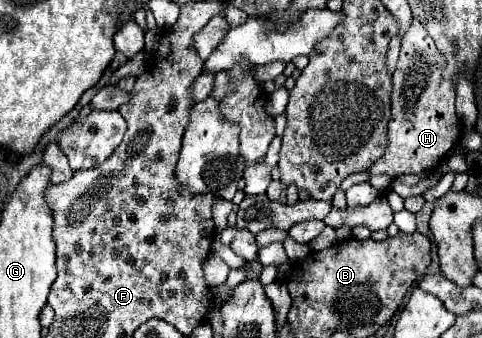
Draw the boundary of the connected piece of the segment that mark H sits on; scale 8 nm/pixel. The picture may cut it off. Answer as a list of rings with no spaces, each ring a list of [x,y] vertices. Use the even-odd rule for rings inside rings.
[[[414,21],[402,39],[398,67],[392,75],[394,87],[390,95],[388,145],[383,156],[370,168],[371,175],[387,174],[392,179],[400,175],[420,175],[430,167],[436,167],[446,153],[454,149],[462,127],[454,113],[456,91],[440,77],[442,65],[444,57],[438,53],[432,37],[426,33],[424,21]]]

